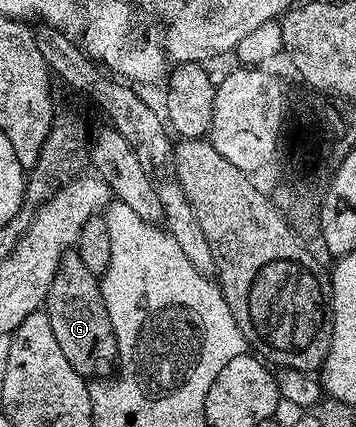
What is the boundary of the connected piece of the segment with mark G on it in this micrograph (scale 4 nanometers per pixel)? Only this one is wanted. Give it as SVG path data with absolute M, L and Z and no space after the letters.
M70 251L62 257L55 271L55 279L51 279L51 287L45 296L43 311L51 319L51 331L55 331L55 340L63 356L71 367L75 367L80 377L105 379L114 372L117 339L101 294L101 282L98 274L88 270L76 252Z

